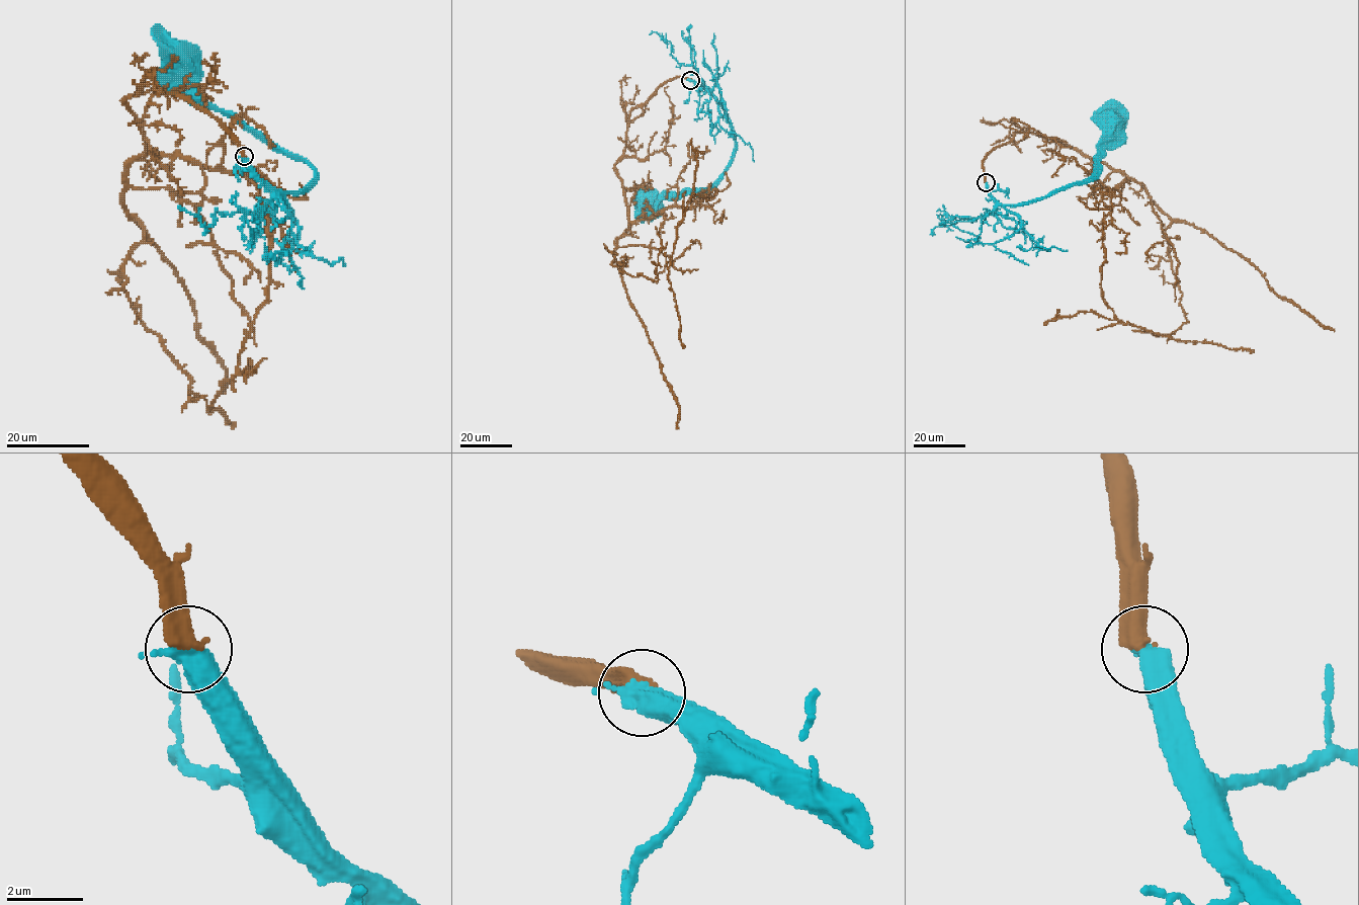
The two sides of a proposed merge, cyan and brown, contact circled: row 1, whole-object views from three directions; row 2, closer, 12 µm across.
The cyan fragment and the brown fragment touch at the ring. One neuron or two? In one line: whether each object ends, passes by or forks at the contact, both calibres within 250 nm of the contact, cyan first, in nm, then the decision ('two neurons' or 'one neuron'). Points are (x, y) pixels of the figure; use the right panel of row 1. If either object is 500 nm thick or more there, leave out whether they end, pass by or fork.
440 nm thick on the cyan side, 550 nm on the other; two neurons

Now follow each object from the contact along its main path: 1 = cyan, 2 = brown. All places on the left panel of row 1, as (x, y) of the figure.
1: (243, 157), (281, 191), (298, 191), (315, 176), (304, 161), (208, 105), (194, 70), (175, 51)
2: (243, 156), (216, 119), (149, 76), (124, 101), (151, 150), (256, 185), (268, 299), (208, 407), (232, 429)

